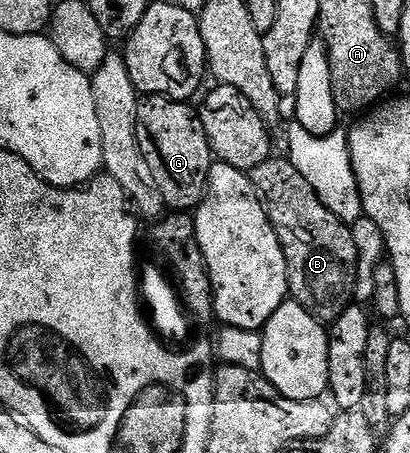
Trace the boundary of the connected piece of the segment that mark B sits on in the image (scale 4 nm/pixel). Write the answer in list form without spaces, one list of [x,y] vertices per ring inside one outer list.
[[[272,157],[266,159],[259,167],[254,167],[249,173],[251,184],[273,225],[279,238],[281,249],[287,262],[287,290],[290,298],[300,303],[308,313],[324,325],[334,323],[347,307],[352,306],[355,298],[355,282],[357,281],[357,247],[353,245],[353,233],[350,226],[343,223],[317,197],[313,185],[297,173],[290,158]]]

